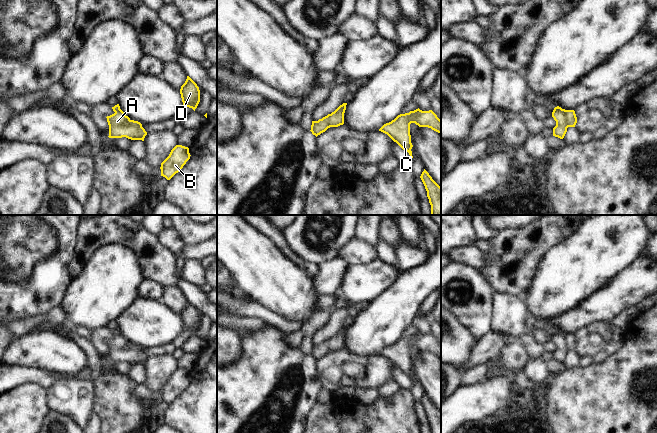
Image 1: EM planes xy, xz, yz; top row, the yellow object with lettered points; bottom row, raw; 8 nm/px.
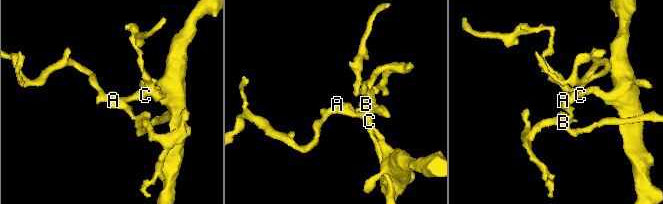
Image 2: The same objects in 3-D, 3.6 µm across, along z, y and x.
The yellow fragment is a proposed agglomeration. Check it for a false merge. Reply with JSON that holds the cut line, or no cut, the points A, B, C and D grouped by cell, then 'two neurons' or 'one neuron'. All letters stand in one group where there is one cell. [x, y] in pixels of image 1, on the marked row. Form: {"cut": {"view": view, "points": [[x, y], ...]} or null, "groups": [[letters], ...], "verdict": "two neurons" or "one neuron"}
{"cut": {"view": "yz", "points": [[554, 108], [563, 111], [566, 123], [569, 126]]}, "groups": [["A", "B"], ["C", "D"]], "verdict": "two neurons"}

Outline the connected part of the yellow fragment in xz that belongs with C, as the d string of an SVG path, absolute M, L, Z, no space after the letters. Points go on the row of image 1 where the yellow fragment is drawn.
M419 108L409 113L400 114L394 120L384 124L379 131L387 134L403 150L407 151L411 158L412 143L410 135L410 124L415 123L419 127L428 127L441 133L441 120L432 111L422 111Z

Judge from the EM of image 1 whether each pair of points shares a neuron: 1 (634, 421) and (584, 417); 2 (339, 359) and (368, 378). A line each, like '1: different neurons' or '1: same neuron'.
1: same neuron
2: same neuron

